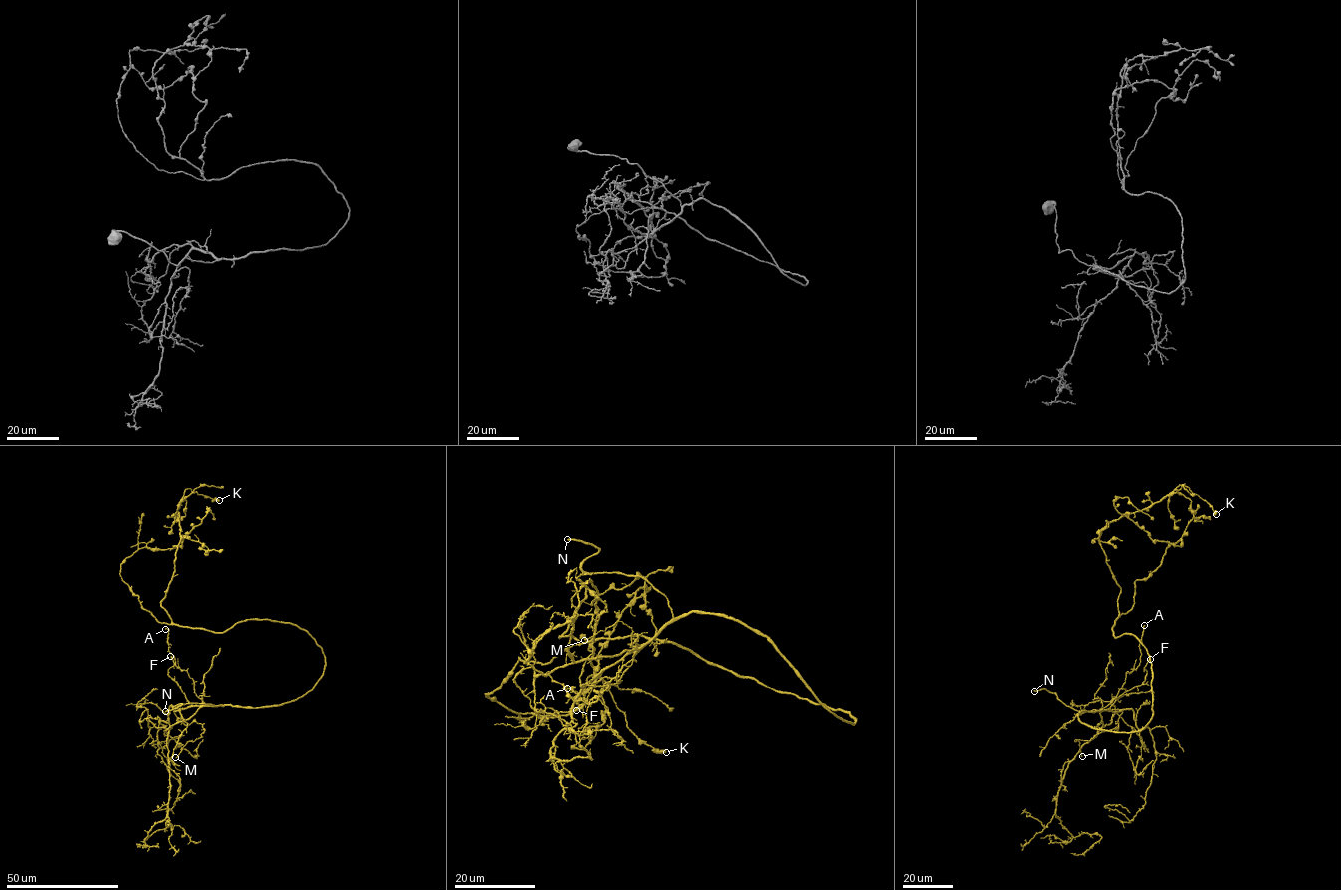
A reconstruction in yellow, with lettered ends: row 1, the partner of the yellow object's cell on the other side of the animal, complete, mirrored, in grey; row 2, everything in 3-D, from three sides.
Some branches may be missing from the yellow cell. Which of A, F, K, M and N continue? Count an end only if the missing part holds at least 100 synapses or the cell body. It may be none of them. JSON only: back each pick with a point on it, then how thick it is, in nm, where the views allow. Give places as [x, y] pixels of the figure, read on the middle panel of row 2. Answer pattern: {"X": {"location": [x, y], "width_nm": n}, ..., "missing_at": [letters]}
{"N": {"location": [567, 539], "width_nm": 260}, "missing_at": ["N"]}

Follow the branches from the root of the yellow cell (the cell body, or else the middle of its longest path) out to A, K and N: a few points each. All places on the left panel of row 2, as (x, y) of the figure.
A: (315, 642), (324, 671), (303, 696), (275, 706), (214, 706), (199, 698), (193, 680), (175, 665), (165, 629)
K: (315, 642), (268, 619), (222, 632), (181, 627), (161, 605), (184, 491), (219, 500)
N: (315, 642), (325, 657), (324, 671), (294, 700), (253, 708), (195, 703), (173, 708), (182, 703), (165, 711)

